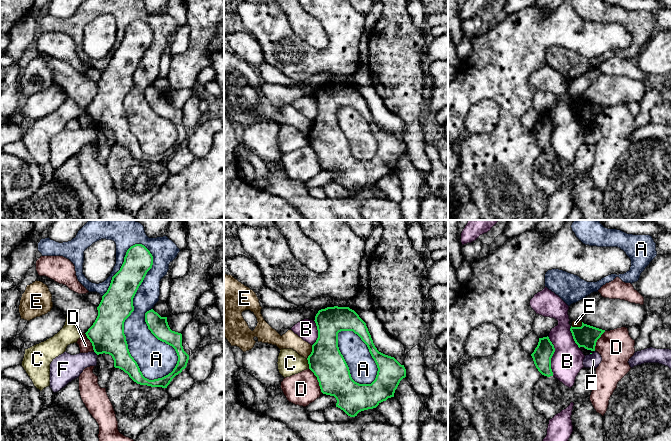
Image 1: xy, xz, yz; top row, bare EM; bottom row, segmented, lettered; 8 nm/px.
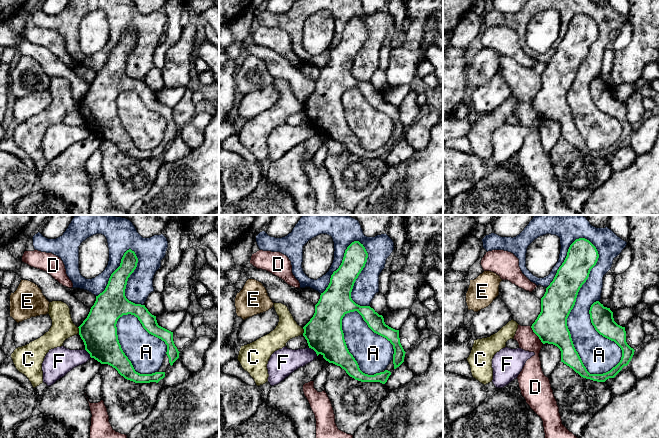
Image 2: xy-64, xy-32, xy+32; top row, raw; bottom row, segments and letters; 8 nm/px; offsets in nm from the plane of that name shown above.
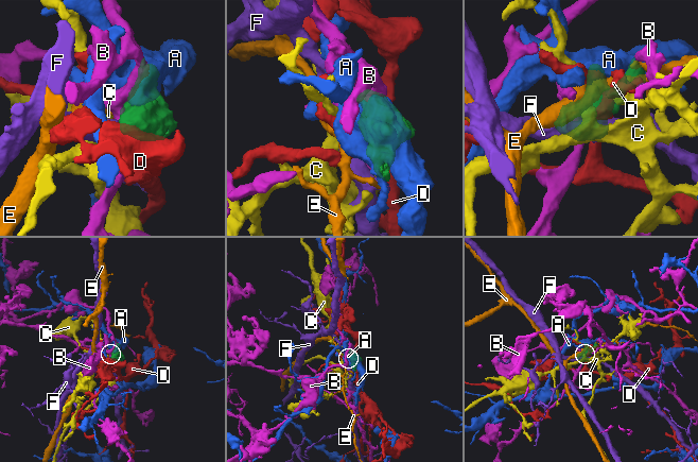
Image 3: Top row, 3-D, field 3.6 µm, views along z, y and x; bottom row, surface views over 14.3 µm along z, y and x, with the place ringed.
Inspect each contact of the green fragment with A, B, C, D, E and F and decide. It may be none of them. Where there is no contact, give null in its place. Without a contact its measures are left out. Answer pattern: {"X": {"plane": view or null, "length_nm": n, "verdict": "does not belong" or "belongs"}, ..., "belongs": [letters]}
{"A": {"plane": "xy", "length_nm": 1100, "verdict": "does not belong"}, "B": {"plane": "yz", "length_nm": 320, "verdict": "does not belong"}, "C": {"plane": "xz", "length_nm": 80, "verdict": "does not belong"}, "D": {"plane": "xz", "length_nm": 240, "verdict": "does not belong"}, "E": {"plane": "xz", "length_nm": 120, "verdict": "does not belong"}, "F": {"plane": "xy", "length_nm": 40, "verdict": "does not belong"}, "belongs": []}

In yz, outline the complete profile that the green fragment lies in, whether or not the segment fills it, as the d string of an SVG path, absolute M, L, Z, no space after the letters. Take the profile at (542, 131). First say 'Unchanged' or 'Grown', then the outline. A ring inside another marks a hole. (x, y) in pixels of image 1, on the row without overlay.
Unchanged. M548 112L539 114L538 121L531 132L536 144L544 152L553 152L551 145L551 134L554 128L554 121L552 120Z

